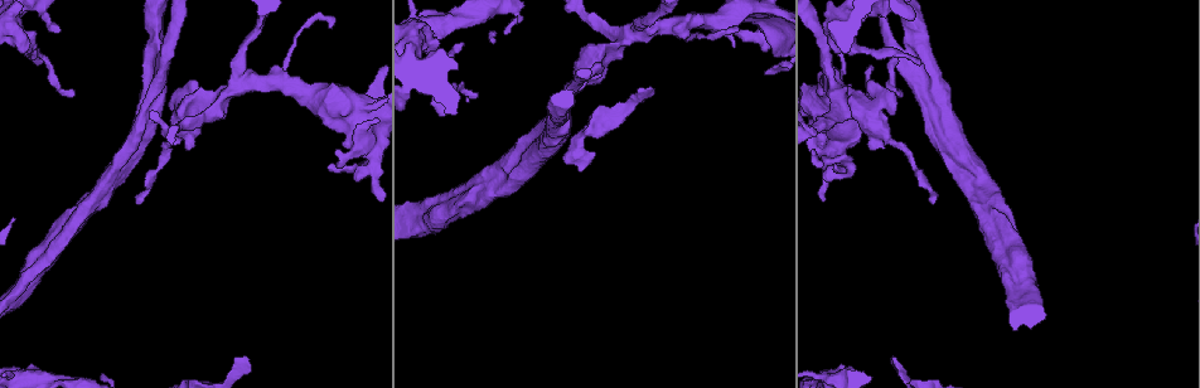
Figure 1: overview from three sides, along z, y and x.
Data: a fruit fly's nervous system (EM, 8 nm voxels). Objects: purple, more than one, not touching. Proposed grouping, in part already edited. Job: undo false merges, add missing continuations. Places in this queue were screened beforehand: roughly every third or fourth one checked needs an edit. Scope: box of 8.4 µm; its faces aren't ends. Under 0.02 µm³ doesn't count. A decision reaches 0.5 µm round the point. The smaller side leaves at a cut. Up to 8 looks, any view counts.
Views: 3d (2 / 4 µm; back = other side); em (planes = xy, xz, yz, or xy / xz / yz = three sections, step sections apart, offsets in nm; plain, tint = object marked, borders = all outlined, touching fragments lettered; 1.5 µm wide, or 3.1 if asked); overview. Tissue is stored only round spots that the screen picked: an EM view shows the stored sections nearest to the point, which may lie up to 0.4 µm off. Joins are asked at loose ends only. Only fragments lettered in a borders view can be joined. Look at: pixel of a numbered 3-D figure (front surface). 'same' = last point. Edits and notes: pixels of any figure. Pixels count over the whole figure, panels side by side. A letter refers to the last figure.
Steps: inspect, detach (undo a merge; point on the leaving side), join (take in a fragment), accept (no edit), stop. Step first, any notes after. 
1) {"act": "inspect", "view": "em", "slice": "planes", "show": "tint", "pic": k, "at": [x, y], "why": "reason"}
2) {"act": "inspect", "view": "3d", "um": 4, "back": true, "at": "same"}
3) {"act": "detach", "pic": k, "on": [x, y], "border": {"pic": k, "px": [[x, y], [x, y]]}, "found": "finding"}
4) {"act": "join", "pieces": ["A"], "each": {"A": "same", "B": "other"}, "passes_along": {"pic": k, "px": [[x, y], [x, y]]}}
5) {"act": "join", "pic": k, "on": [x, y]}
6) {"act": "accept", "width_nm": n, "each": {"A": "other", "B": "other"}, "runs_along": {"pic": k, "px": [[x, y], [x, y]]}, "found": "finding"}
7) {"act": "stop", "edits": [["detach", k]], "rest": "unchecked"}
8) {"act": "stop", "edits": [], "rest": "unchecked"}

{"act": "inspect", "view": "3d", "um": 4, "pic": 1, "at": [736, 26], "why": "free end"}

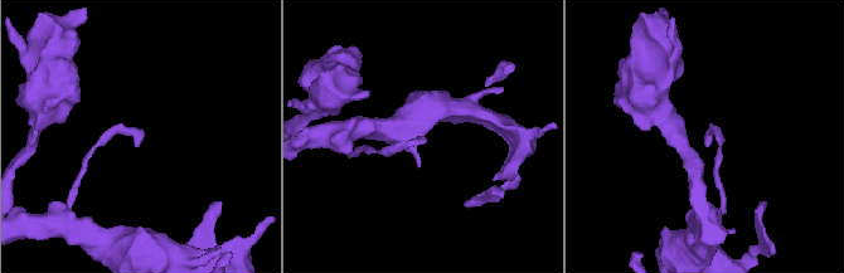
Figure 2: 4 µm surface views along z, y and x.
{"act": "inspect", "view": "em", "slice": "planes", "show": "borders", "pic": 2, "at": [421, 138]}

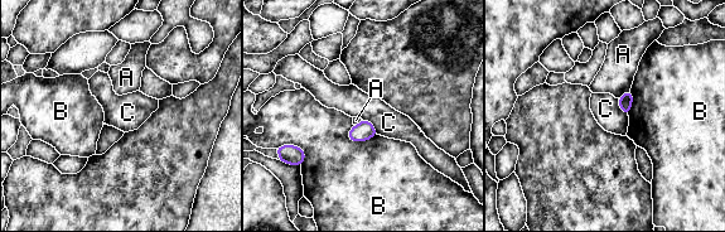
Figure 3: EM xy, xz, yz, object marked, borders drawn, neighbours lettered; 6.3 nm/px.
{"act": "accept", "width_nm": 90, "each": {"A": "other", "B": "other", "C": "other"}, "border": {"pic": 3, "px": [[629, 90], [618, 98]]}, "found": "no lettered fragment goes on from it"}

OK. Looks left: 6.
{"act": "inspect", "view": "3d", "um": 2, "pic": 1, "at": [138, 204], "why": "thin end"}

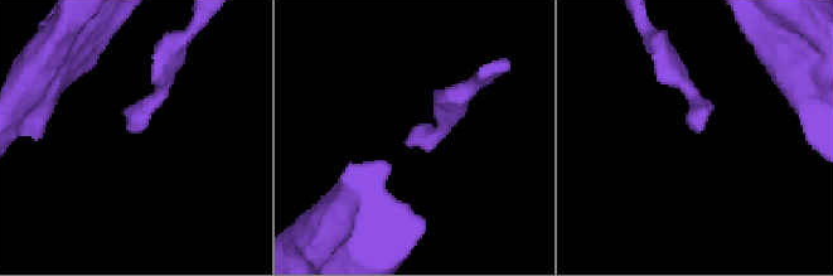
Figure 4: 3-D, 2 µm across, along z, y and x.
{"act": "inspect", "view": "em", "um": 3.1, "slice": "planes", "show": "tint", "pic": 4, "at": [416, 130], "why": "shape alone is not enough"}

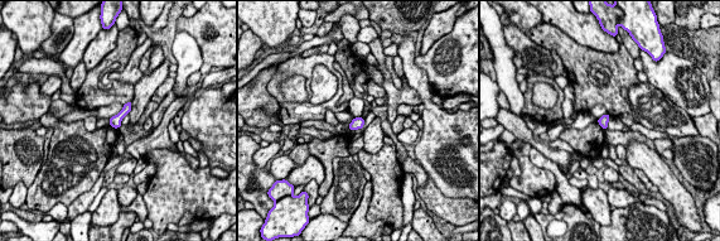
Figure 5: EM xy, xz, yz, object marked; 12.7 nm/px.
{"act": "inspect", "view": "em", "um": 3.1, "slice": "planes", "show": "borders", "at": "same", "why": "see the neighbours"}

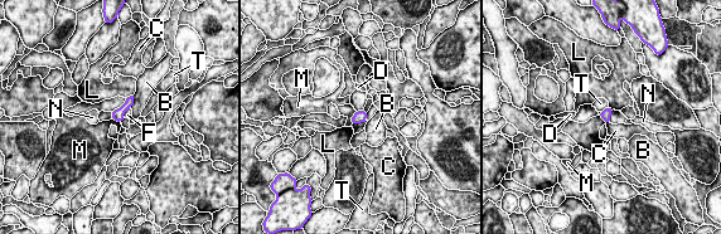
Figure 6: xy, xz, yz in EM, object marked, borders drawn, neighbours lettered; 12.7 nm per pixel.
{"act": "accept", "width_nm": 130, "each": {"B": "other", "C": "other", "D": "other", "F": "other", "L": "other", "M": "other", "N": "other", "T": "other"}, "border": {"pic": 6, "px": [[112, 118], [120, 122]]}, "found": "no lettered fragment goes on from it"}

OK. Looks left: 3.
{"act": "inspect", "view": "3d", "um": 4, "pic": 1, "at": [891, 358], "why": "free end"}

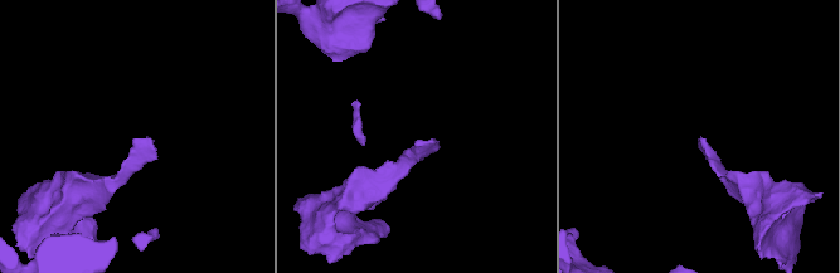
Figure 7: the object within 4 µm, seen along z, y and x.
{"act": "inspect", "view": "em", "slice": "planes", "show": "tint", "pic": 7, "at": [148, 139], "why": "shape alone is not enough"}

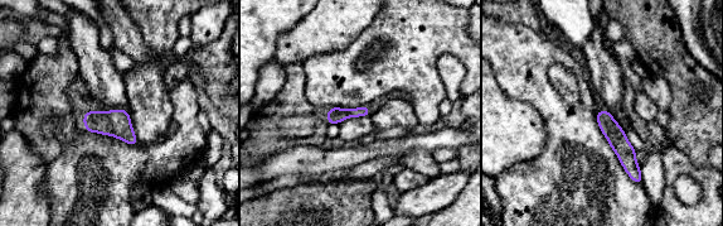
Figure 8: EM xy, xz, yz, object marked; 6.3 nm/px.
{"act": "inspect", "view": "em", "slice": "planes", "show": "borders", "at": "same"}

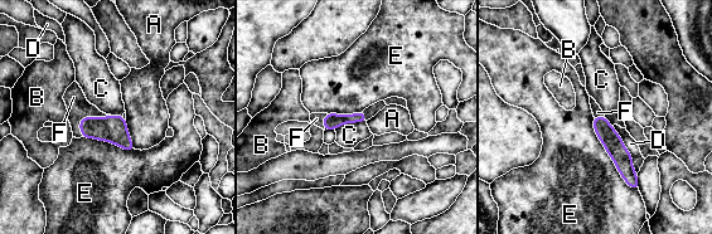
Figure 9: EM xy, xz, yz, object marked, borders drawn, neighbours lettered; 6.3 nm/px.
{"act": "join", "pieces": ["F"], "each": {"A": "other", "B": "other", "C": "other", "D": "other", "E": "other", "F": "same"}, "passes_along": {"pic": 9, "px": [[114, 128], [87, 117], [77, 105]]}, "found": "it goes on there"}

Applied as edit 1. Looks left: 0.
{"act": "stop", "edits": [["join", 9]], "rest": "unchecked"}

